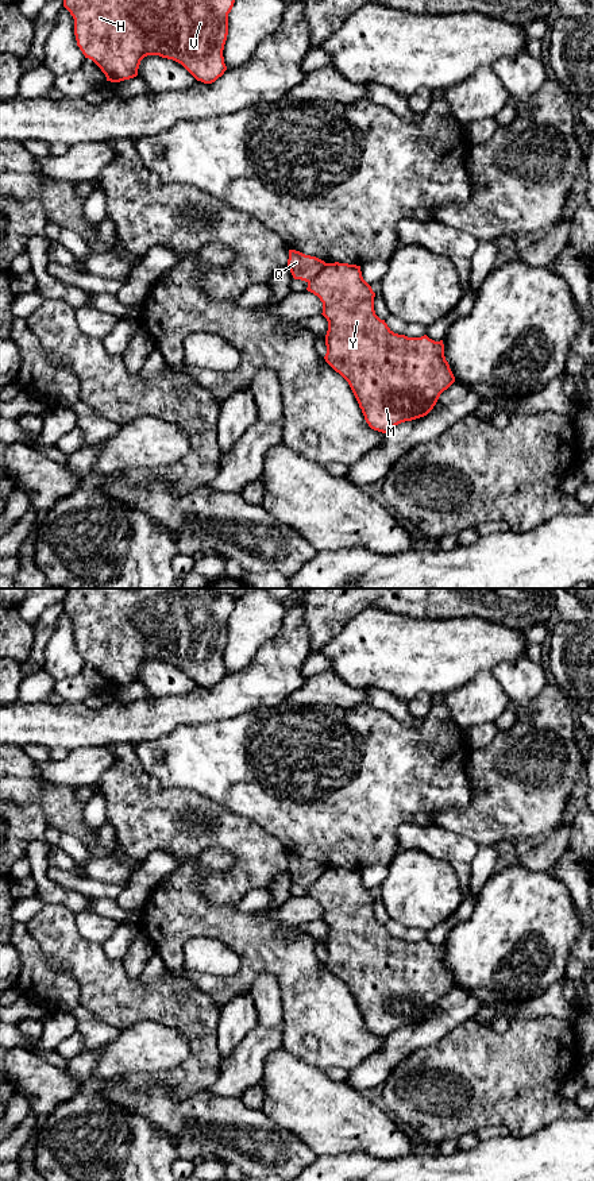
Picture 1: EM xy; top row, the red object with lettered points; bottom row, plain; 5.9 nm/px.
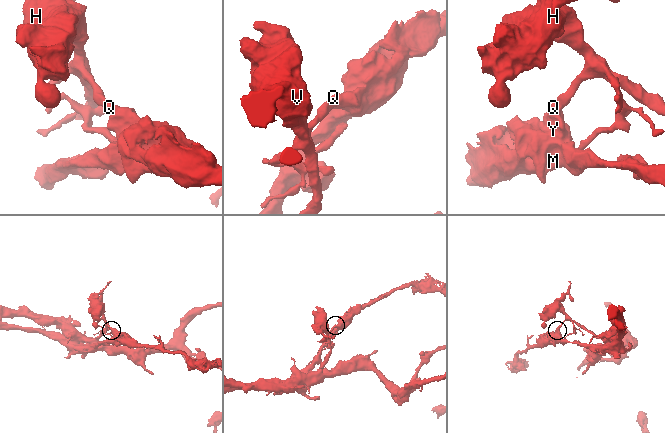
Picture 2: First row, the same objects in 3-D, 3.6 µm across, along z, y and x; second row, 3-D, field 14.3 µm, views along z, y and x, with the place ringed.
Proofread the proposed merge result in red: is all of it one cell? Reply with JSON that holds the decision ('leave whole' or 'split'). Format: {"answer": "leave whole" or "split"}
{"answer": "split"}

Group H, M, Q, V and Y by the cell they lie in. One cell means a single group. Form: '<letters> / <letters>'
H Q V / M Y

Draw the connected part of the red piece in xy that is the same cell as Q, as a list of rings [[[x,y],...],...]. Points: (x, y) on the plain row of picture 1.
[[[289,854],[288,872],[294,884],[309,887],[320,877],[324,869],[325,867],[316,861]]]

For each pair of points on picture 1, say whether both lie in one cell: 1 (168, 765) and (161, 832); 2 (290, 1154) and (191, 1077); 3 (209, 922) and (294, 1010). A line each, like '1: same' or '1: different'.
1: different
2: different
3: same

